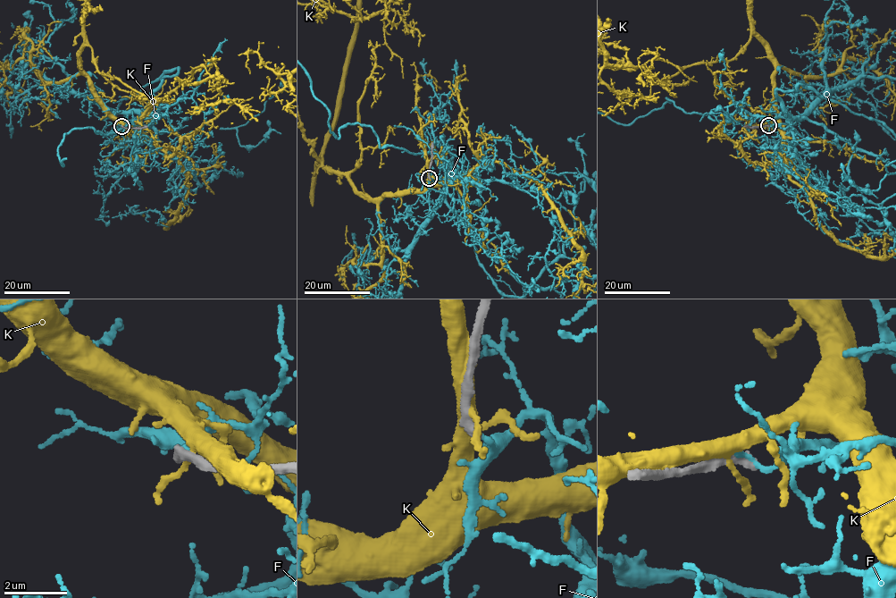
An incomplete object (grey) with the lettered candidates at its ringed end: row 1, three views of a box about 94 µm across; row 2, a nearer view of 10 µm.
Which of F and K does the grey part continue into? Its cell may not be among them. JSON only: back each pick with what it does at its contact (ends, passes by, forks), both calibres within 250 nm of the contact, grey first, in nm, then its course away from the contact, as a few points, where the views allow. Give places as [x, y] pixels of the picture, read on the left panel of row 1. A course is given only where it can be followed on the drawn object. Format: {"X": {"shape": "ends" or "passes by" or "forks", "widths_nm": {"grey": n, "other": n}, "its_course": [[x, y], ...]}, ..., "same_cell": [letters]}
{"same_cell": []}

